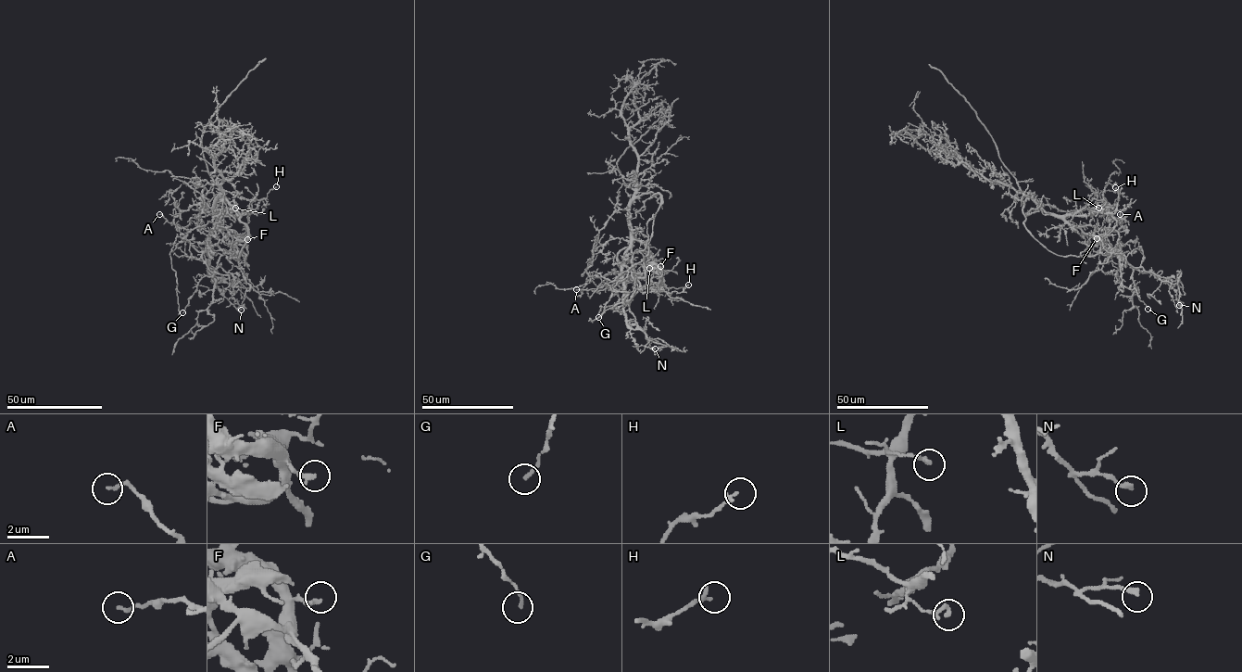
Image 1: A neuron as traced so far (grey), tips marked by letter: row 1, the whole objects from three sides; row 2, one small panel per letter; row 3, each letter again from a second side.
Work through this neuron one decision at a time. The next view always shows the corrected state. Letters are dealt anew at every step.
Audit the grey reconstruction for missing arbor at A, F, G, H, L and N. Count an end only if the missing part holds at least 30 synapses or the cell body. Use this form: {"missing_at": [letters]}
{"missing_at": []}

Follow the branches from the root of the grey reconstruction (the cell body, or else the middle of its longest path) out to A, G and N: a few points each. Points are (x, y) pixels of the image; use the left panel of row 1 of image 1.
A: (215, 216), (219, 214), (202, 209), (205, 216), (191, 218), (188, 225), (182, 227), (159, 214)
G: (215, 216), (215, 226), (202, 255), (213, 274), (198, 282), (182, 312)
N: (215, 216), (215, 226), (209, 233), (207, 246), (208, 273), (219, 291), (241, 310)

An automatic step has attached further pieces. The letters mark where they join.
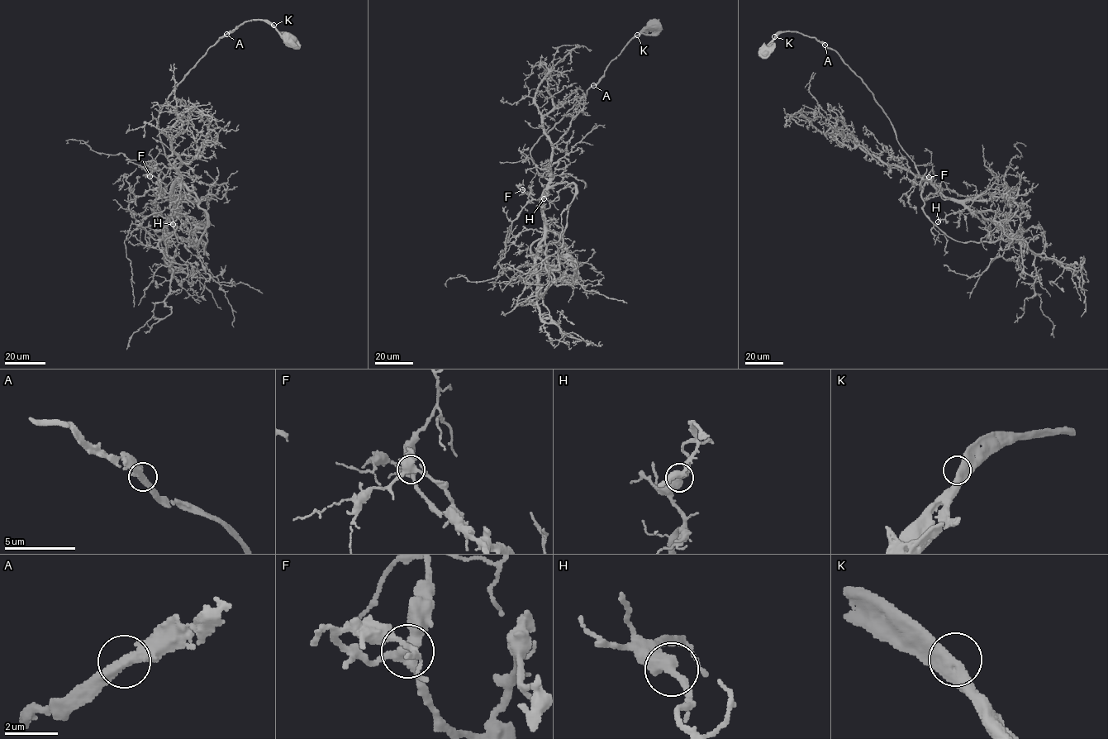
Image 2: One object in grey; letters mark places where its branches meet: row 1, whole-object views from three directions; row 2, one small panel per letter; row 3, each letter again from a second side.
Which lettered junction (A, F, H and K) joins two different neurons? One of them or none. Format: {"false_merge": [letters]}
{"false_merge": []}

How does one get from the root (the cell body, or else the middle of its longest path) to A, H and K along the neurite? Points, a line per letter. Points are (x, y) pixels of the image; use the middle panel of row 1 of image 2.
A: (652, 26), (630, 40), (609, 63), (605, 75), (593, 85)
H: (652, 26), (630, 40), (601, 78), (532, 147), (536, 170), (549, 181), (542, 197), (544, 225), (544, 198)
K: (652, 26), (637, 35)

